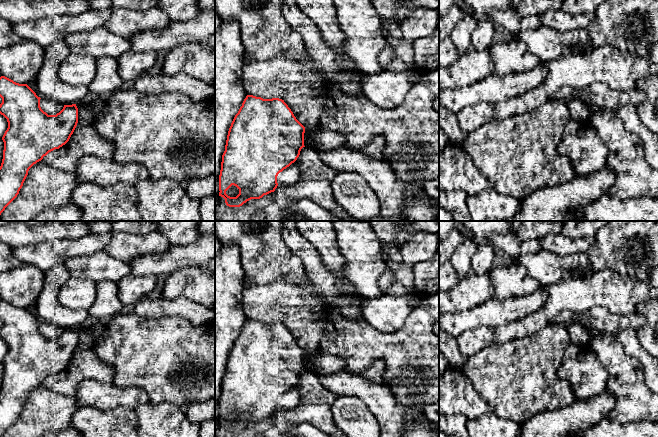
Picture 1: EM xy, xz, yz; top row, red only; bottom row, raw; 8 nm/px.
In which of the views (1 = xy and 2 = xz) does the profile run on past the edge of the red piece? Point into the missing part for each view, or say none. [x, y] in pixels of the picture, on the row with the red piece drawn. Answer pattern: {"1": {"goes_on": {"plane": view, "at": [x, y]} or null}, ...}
{"1": {"goes_on": null}, "2": {"goes_on": null}}

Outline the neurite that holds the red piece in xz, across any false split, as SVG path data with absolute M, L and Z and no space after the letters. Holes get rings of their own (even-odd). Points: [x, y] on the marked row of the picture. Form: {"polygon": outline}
{"polygon": "M247 95L238 113L235 115L228 131L225 151L222 155L219 175L219 196L225 199L229 207L240 207L251 199L260 199L274 192L278 186L277 176L294 163L304 146L305 127L296 119L291 109L279 98L263 99ZM232 186L239 189L236 197L230 197L226 191Z"}

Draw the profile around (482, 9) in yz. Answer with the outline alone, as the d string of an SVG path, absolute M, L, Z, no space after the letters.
M462 0L473 10L473 18L479 22L485 18L490 19L496 26L498 24L491 19L493 10L506 10L511 8L511 0Z

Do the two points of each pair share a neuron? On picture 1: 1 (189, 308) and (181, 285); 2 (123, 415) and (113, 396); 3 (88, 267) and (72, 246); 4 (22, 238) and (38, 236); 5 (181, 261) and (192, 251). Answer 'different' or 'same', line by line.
1: different
2: different
3: different
4: same
5: same

